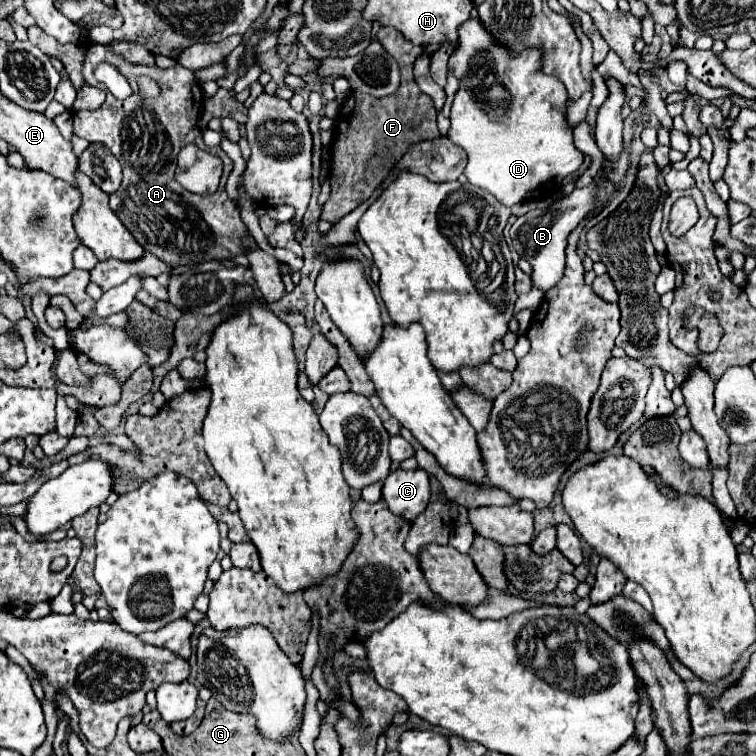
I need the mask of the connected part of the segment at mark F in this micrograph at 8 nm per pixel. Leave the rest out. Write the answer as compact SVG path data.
M382 27L376 39L396 59L400 67L400 87L396 93L386 95L382 99L370 99L370 95L364 93L350 93L348 99L342 103L340 113L336 117L338 135L330 151L334 161L330 175L332 193L330 199L324 203L320 215L330 223L340 221L344 215L368 201L376 187L384 181L392 163L396 163L412 143L440 137L440 131L436 127L436 107L432 105L432 99L416 87L412 75L412 63L416 57L422 55L424 49L408 41L392 27Z

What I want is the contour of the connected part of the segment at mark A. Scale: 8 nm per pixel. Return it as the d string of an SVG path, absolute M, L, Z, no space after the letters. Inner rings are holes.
M86 43L84 45L84 65L82 75L84 81L92 87L100 87L106 91L106 103L96 111L74 111L74 135L84 137L90 143L106 145L114 157L120 161L124 171L124 181L116 193L110 195L110 207L124 223L124 227L134 235L134 239L154 253L158 259L168 263L170 267L192 263L192 261L212 261L212 259L234 259L246 255L242 241L250 237L248 227L240 217L240 207L228 199L224 185L228 173L232 171L232 161L218 147L206 147L202 141L202 133L198 127L198 113L202 107L202 91L194 81L190 69L182 65L174 65L170 69L160 67L144 67L132 65L128 59L118 55L110 45L102 43ZM100 61L110 61L126 73L128 83L132 85L132 97L124 101L116 101L108 89L98 83L92 75L94 67ZM148 75L160 87L160 95L154 99L140 97L136 77ZM194 143L200 149L218 155L224 161L224 171L220 179L220 189L212 195L196 195L186 191L174 177L176 155L180 147Z

